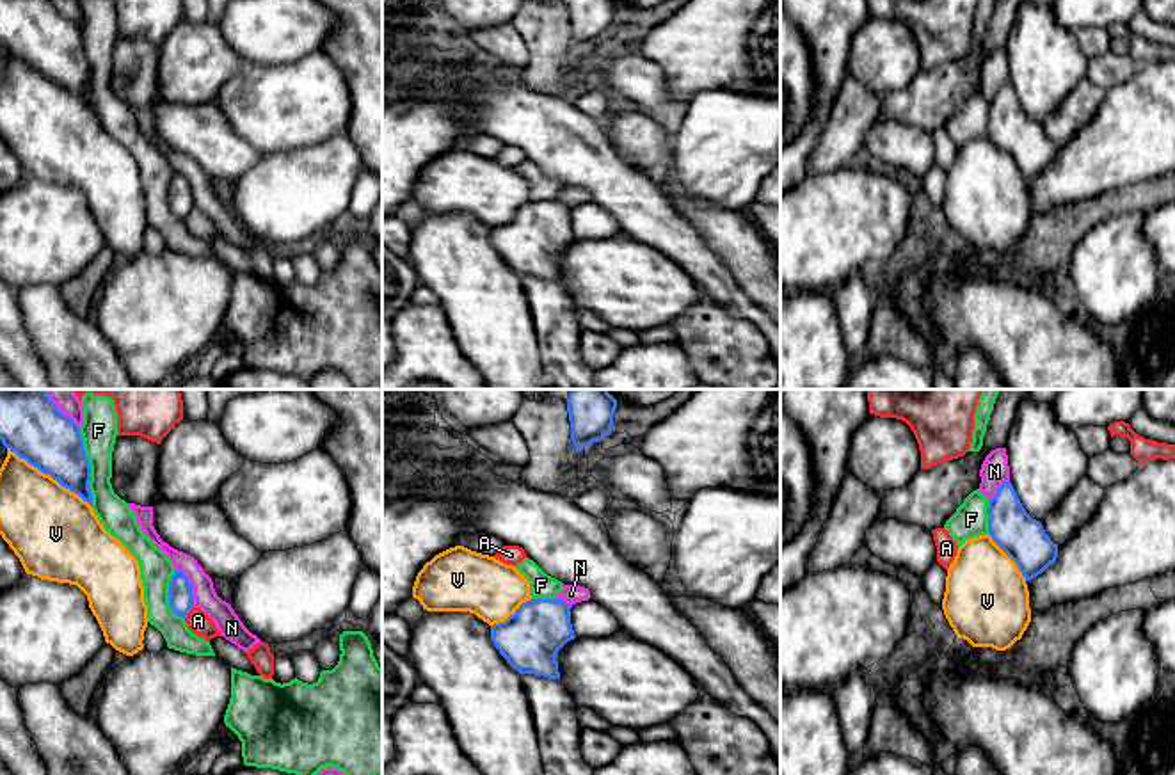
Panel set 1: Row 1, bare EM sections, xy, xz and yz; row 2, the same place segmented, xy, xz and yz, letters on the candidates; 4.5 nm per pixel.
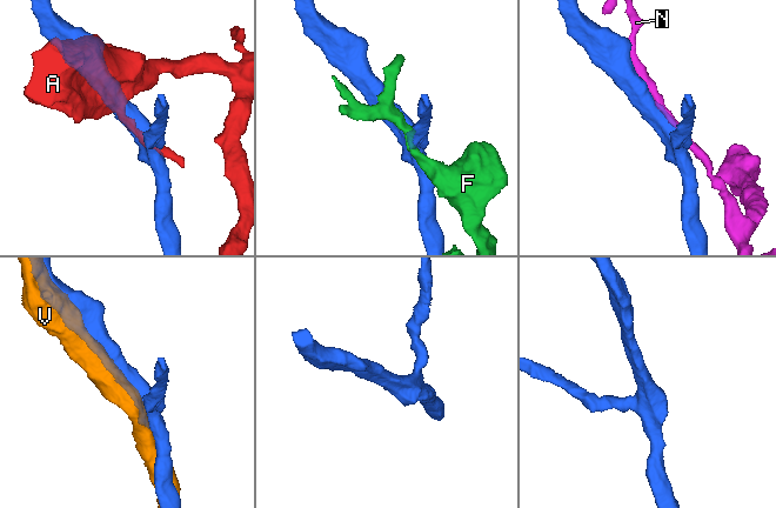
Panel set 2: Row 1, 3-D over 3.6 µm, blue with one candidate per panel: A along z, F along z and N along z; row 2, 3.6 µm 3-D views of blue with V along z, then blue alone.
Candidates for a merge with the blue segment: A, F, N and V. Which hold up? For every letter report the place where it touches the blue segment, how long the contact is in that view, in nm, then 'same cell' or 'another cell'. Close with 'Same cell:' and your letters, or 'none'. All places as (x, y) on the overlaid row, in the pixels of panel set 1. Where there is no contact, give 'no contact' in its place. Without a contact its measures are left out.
A: meets blue in xy at (189, 610); contact 80 nm long; another cell
F: meets blue in xy at (89, 466); contact 360 nm long; another cell
N: meets blue in xy at (191, 587); contact 190 nm long; another cell
V: meets blue in xy at (50, 475); contact 480 nm long; same cell
Same cell: V

